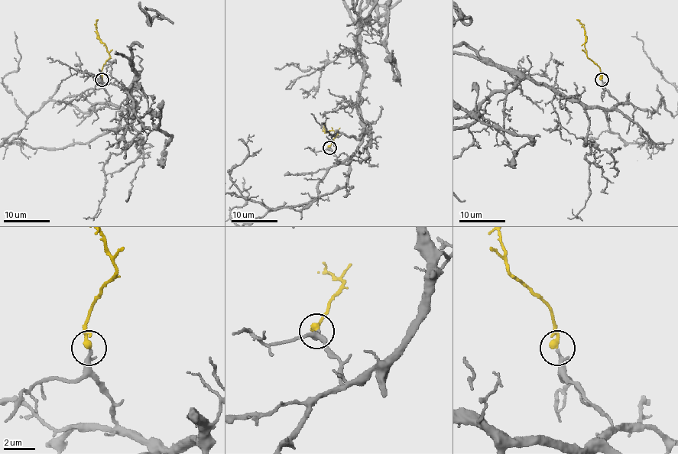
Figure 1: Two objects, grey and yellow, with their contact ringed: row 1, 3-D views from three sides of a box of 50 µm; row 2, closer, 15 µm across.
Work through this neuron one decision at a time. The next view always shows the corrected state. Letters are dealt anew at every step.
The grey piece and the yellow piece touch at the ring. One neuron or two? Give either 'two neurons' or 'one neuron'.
one neuron

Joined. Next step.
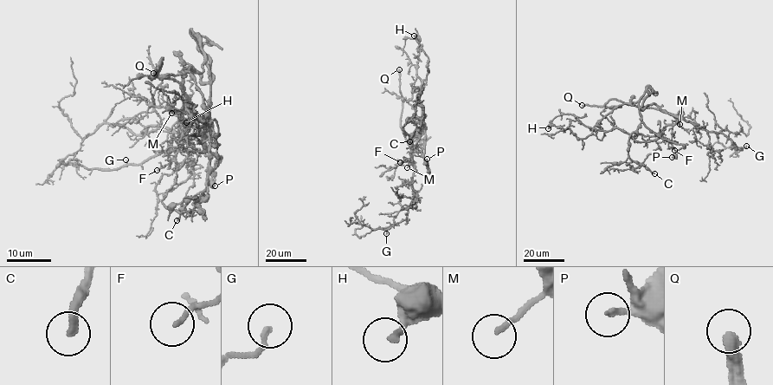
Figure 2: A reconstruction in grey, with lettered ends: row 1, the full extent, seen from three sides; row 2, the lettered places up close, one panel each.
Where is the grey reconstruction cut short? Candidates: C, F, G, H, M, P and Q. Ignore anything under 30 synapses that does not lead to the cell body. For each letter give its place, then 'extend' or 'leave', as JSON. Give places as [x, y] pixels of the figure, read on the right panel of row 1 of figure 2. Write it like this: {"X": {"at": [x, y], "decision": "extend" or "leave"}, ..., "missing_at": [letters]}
{"C": {"at": [654, 173], "decision": "extend"}, "F": {"at": [674, 150], "decision": "leave"}, "G": {"at": [746, 146], "decision": "leave"}, "H": {"at": [548, 128], "decision": "leave"}, "M": {"at": [679, 124], "decision": "extend"}, "P": {"at": [672, 157], "decision": "leave"}, "Q": {"at": [582, 105], "decision": "extend"}, "missing_at": ["C", "M", "Q"]}

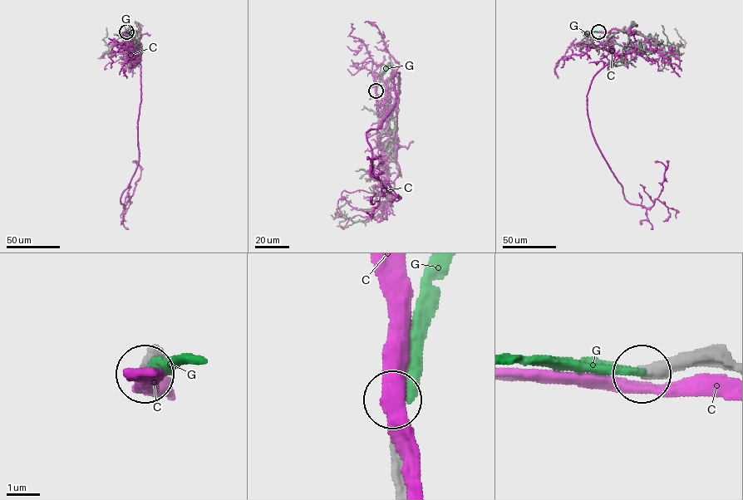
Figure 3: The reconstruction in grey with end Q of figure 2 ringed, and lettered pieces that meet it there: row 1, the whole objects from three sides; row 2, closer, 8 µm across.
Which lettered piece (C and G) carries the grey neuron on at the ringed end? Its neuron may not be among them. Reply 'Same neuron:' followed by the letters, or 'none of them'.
Same neuron: none of them

